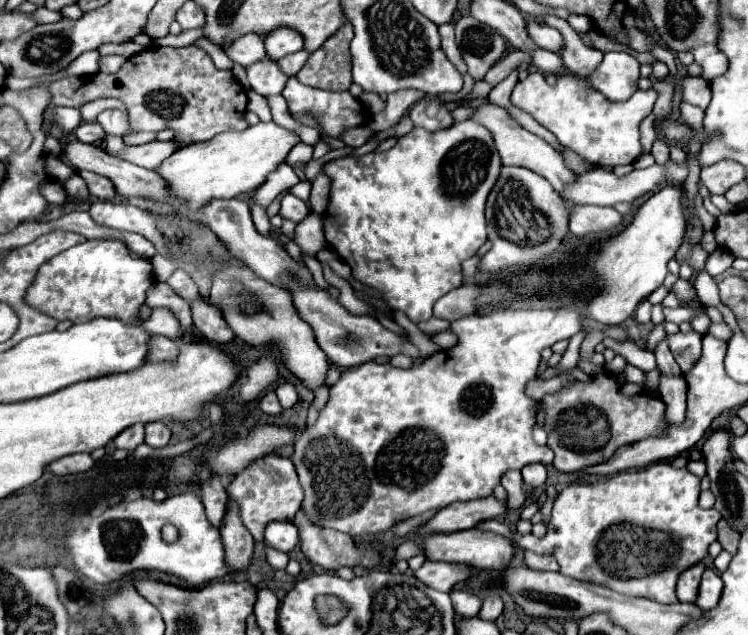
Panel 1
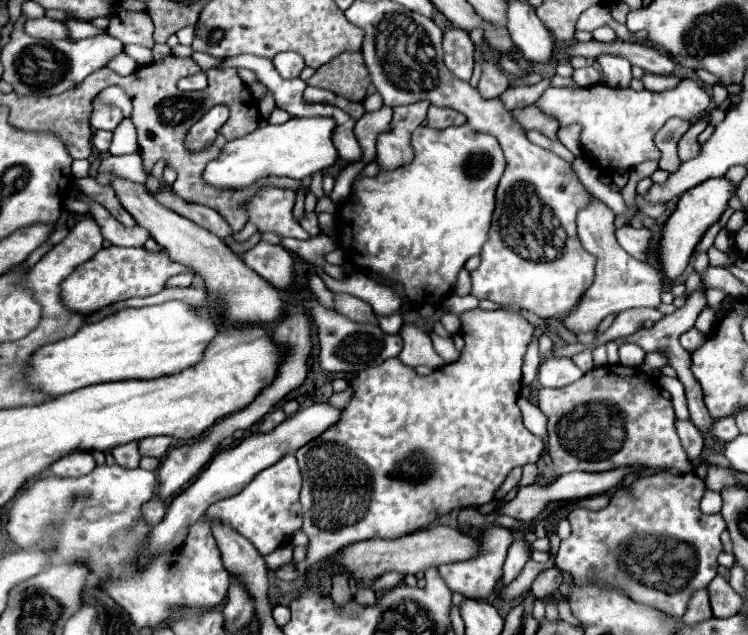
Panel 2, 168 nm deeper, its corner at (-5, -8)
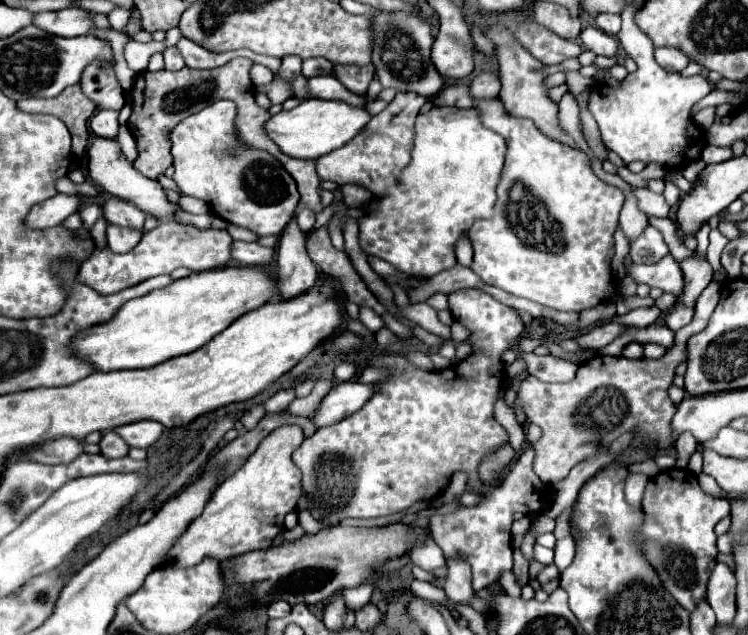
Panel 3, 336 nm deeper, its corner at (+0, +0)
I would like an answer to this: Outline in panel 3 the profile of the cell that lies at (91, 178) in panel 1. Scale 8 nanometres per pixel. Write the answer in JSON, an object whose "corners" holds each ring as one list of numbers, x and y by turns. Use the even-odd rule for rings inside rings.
{"corners":[[110,198,104,204,104,218,110,220,110,224,118,224,122,228,142,230,144,220,146,220,146,214,142,214,140,208,136,208,134,204,130,204,126,200]]}

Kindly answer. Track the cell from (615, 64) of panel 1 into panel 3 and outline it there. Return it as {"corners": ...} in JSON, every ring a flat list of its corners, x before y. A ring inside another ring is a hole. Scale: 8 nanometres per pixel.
{"corners":[[588,26,580,32,580,40,586,46,586,50,592,50,594,54,602,54,602,56,616,56,616,40,612,36,608,36,606,32,602,32,600,28]]}

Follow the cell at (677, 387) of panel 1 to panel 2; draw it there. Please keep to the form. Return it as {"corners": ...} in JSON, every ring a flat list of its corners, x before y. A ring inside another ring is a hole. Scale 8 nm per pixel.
{"corners":[[675,420,675,430,681,438,681,444,689,456,689,460,695,460,699,458,701,454,701,448,703,448,703,436,701,432,695,428,695,424,691,420]]}

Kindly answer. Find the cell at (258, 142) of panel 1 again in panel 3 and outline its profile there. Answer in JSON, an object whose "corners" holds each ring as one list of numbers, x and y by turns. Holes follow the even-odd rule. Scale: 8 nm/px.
{"corners":[[310,98,304,100,294,110,282,110,266,122,268,136,280,146,280,150,292,158,310,158,316,160,336,148,348,144,372,118,366,106,352,106,342,100,322,100]]}

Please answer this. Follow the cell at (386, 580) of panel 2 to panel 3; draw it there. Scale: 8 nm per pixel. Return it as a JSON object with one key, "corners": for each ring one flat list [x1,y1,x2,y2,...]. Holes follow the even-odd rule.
{"corners":[[362,584,358,588,348,588,342,592,342,598,346,600,346,608,350,608,352,612,366,606,370,602,370,596,372,596,372,586,368,584]]}

